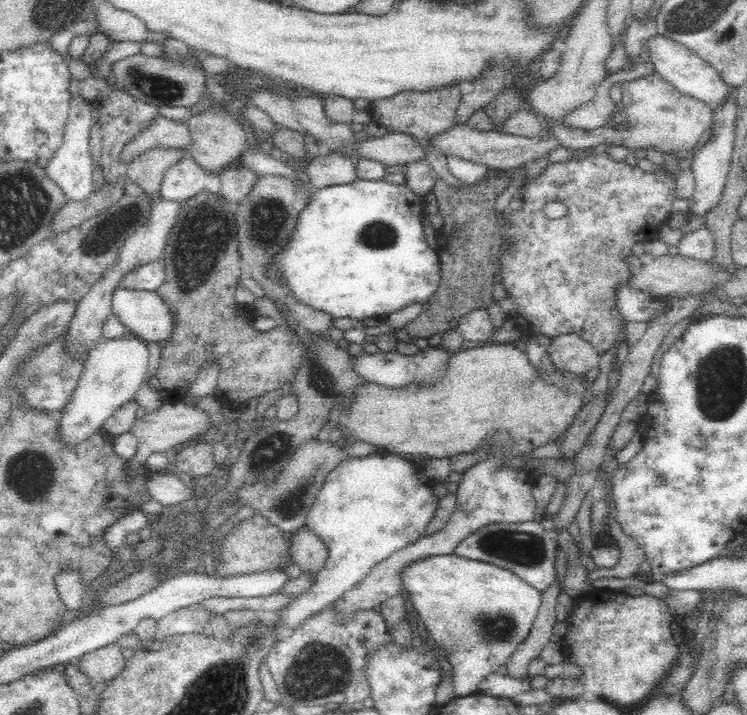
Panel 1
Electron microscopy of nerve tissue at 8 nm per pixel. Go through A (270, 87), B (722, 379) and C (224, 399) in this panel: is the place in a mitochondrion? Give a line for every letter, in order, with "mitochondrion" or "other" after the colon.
A: other
B: mitochondrion
C: other

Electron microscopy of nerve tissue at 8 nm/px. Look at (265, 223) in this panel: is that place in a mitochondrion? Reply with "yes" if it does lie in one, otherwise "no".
yes

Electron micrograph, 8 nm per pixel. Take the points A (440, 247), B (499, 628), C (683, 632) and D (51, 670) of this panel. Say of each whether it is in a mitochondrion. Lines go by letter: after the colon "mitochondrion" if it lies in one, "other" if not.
A: other
B: mitochondrion
C: other
D: other

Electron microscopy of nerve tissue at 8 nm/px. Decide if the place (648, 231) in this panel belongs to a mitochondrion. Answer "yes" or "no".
no

